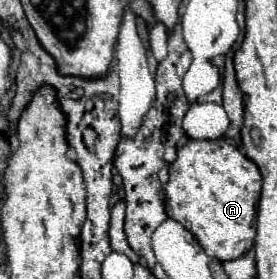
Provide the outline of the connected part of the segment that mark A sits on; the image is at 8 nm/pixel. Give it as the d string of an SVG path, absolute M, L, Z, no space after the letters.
M189 140L179 148L177 160L169 166L169 182L165 186L167 216L181 222L203 246L207 256L219 262L235 260L253 248L255 212L261 194L261 172L255 162L243 156L233 144L221 140Z

